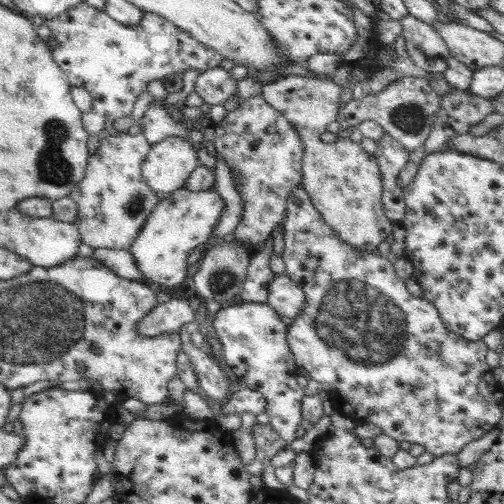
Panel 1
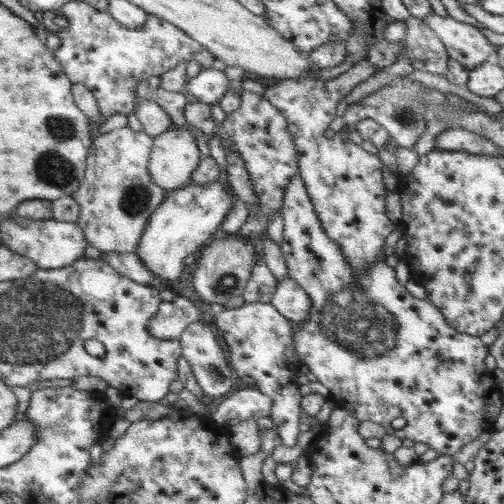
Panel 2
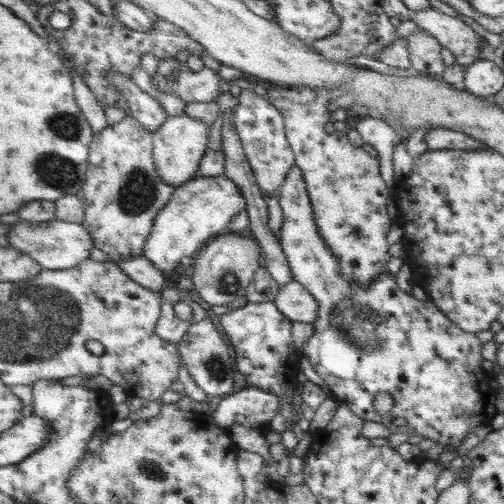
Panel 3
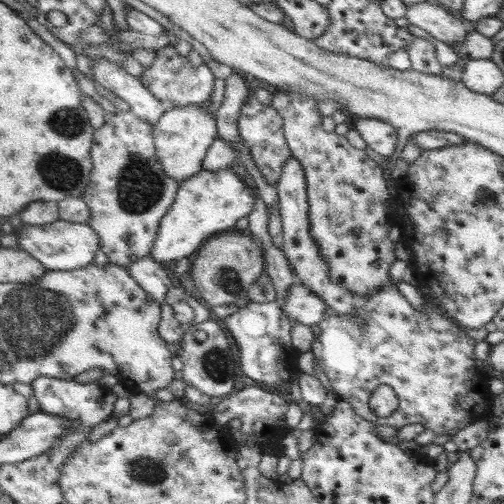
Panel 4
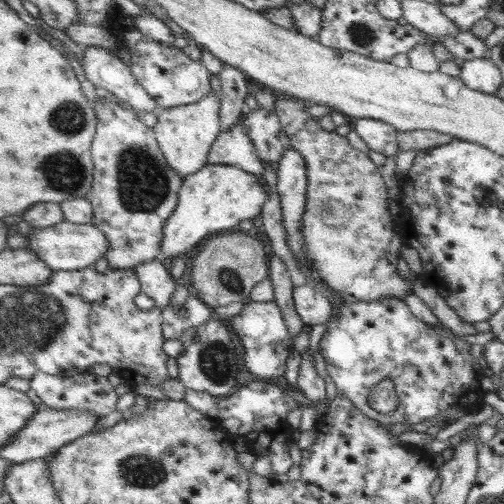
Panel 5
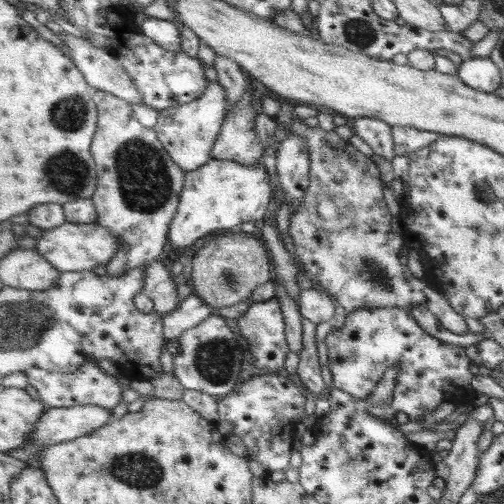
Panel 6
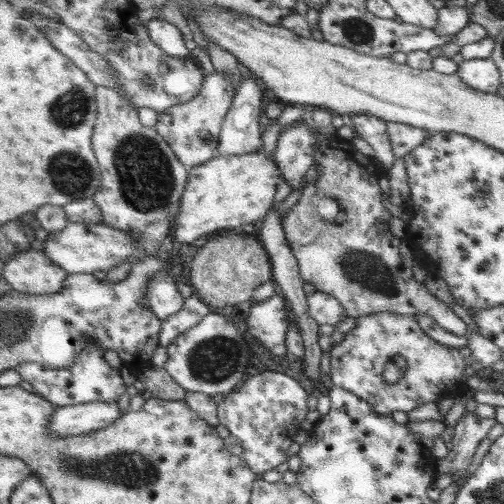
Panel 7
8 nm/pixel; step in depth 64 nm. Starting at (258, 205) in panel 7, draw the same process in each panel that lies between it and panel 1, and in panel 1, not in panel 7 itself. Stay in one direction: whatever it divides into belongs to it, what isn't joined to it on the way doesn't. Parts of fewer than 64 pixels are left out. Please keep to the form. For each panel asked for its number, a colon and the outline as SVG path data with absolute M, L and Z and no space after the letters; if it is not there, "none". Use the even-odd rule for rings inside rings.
1: M177 190L175 194L169 194L159 202L155 208L155 214L147 220L147 226L139 234L137 242L131 246L131 254L135 254L135 260L139 262L139 270L149 280L151 286L179 294L183 280L187 278L187 258L197 246L209 246L211 244L211 232L215 230L221 214L223 214L225 202L217 192L211 190Z
2: M219 180L205 186L191 184L169 192L167 202L163 202L163 206L151 216L151 224L147 226L137 250L137 254L147 264L147 270L169 284L179 280L185 270L183 260L191 254L199 256L211 240L221 236L221 222L225 222L233 208L233 196L235 194L229 194Z
3: M225 174L217 178L193 178L175 190L175 198L171 198L167 210L155 220L155 232L151 234L143 256L147 256L161 272L171 274L181 268L185 256L195 258L213 238L227 234L231 218L239 212L247 212L247 200L235 182L225 178Z
4: M231 168L219 172L203 170L195 178L183 180L179 188L179 198L175 200L171 214L167 214L159 228L159 238L155 240L155 250L151 258L167 266L173 260L177 262L191 256L195 250L199 252L209 238L235 226L237 220L249 218L249 214L255 210L257 194L259 192L249 188L243 178L231 172Z
5: M207 164L201 172L183 178L179 210L175 210L175 216L171 216L171 220L165 226L161 258L173 260L175 256L185 256L201 240L207 240L209 234L227 230L245 220L259 218L267 200L267 186L263 186L263 180L259 180L259 176L253 176L251 172L245 172L235 166Z
6: M211 160L207 166L187 174L187 186L183 190L179 214L171 224L169 242L173 250L187 248L211 232L225 230L237 232L245 222L257 222L265 218L267 206L273 198L271 178L265 166L243 166L233 160Z

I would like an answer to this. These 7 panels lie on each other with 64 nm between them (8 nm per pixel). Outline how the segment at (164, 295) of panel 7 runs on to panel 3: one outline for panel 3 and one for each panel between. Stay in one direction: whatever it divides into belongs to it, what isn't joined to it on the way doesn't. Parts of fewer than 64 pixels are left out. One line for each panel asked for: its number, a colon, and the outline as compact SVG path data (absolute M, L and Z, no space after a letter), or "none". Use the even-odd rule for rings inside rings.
3: M147 256L129 258L129 260L117 262L117 264L119 264L119 268L123 268L123 272L127 272L127 276L131 276L131 280L141 284L143 288L155 290L159 294L163 288L167 288L165 274L159 268L155 268L155 264Z
4: M143 258L141 262L127 266L127 270L131 276L135 276L135 280L139 280L139 286L145 288L151 298L155 298L161 306L165 304L165 296L173 288L173 280L169 278L169 272L163 268L163 264L153 258Z
5: M161 258L147 262L143 266L135 268L135 274L139 276L139 282L143 284L143 292L155 302L157 308L165 310L167 306L171 306L171 296L175 292L177 280L173 280L171 270L167 270L161 264Z
6: M159 260L147 264L145 276L147 276L145 294L155 304L153 310L163 316L173 314L181 306L177 298L177 282L173 280L175 276Z

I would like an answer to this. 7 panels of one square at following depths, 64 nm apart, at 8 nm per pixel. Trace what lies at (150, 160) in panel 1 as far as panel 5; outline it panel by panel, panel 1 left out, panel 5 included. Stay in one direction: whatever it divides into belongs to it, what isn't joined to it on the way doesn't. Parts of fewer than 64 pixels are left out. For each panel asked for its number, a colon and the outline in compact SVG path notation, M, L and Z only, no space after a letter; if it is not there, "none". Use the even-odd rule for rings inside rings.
2: M175 124L161 138L155 138L155 150L151 154L151 178L155 180L157 186L163 186L167 192L173 192L193 184L195 172L199 170L201 162L203 156L197 146L197 138L191 134L191 130L185 130L183 126Z
3: M185 112L181 116L169 116L165 126L155 134L155 164L159 164L159 176L167 186L183 186L199 176L203 158L207 158L211 128L199 120L189 118Z
4: M197 104L177 106L175 110L171 108L165 112L163 120L155 126L155 140L159 146L159 160L163 160L163 170L179 184L203 172L207 154L211 146L215 146L215 140L219 138L219 120L209 112L203 112L201 106L203 104L199 104L199 108Z
5: M209 94L201 102L195 102L191 106L177 106L177 108L167 108L157 112L157 124L155 132L159 138L159 146L163 148L163 156L179 176L187 178L191 174L201 172L209 162L211 162L211 150L215 142L219 142L219 134L223 134L223 100L221 94L215 96Z

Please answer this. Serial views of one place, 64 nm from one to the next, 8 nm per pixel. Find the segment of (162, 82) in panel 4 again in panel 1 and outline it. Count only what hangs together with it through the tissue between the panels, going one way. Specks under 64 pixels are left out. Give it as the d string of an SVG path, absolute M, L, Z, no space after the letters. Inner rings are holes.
M213 68L203 74L199 74L195 92L203 98L207 104L225 104L233 94L239 92L239 82L231 76L229 70L223 68Z

